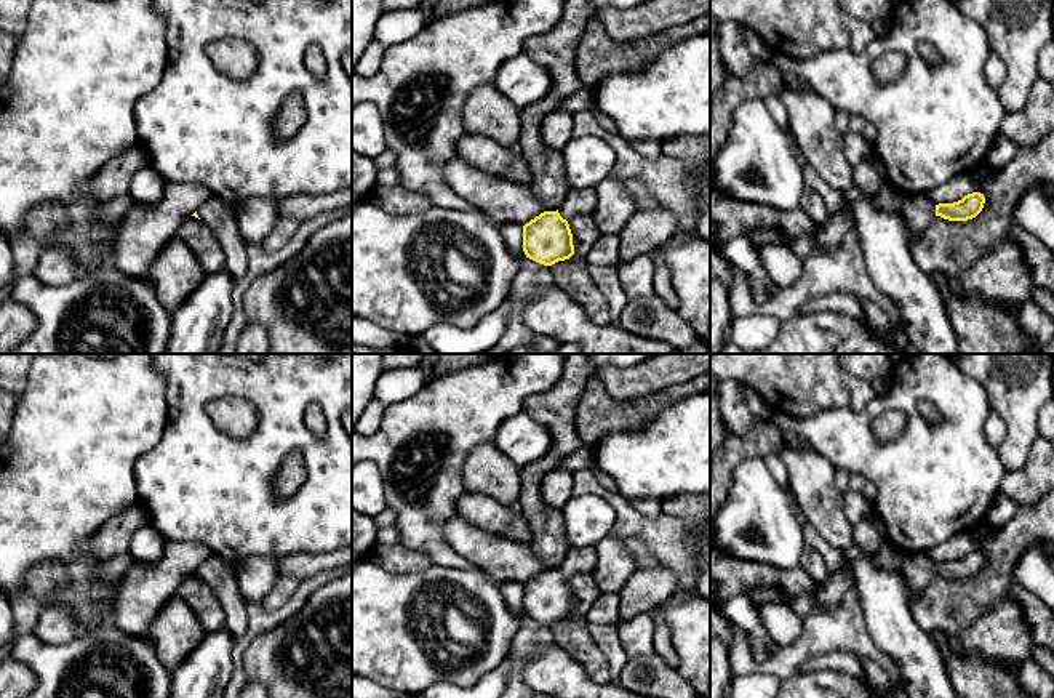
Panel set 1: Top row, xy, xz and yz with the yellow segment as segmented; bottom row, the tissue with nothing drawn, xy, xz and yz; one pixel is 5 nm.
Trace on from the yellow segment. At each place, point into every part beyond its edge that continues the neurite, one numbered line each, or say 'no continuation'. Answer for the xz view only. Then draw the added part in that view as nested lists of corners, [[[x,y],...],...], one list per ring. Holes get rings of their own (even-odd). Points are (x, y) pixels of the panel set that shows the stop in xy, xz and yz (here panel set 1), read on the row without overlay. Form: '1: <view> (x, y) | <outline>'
1: xz (576, 561) | [[[569,548],[563,557],[558,572],[563,578],[569,580],[579,573],[592,575],[597,567],[597,548]]]

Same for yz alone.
1: yz (918, 570) | [[[923,554],[904,556],[902,572],[907,584],[907,596],[915,600],[921,597],[926,586],[936,576],[936,562]]]

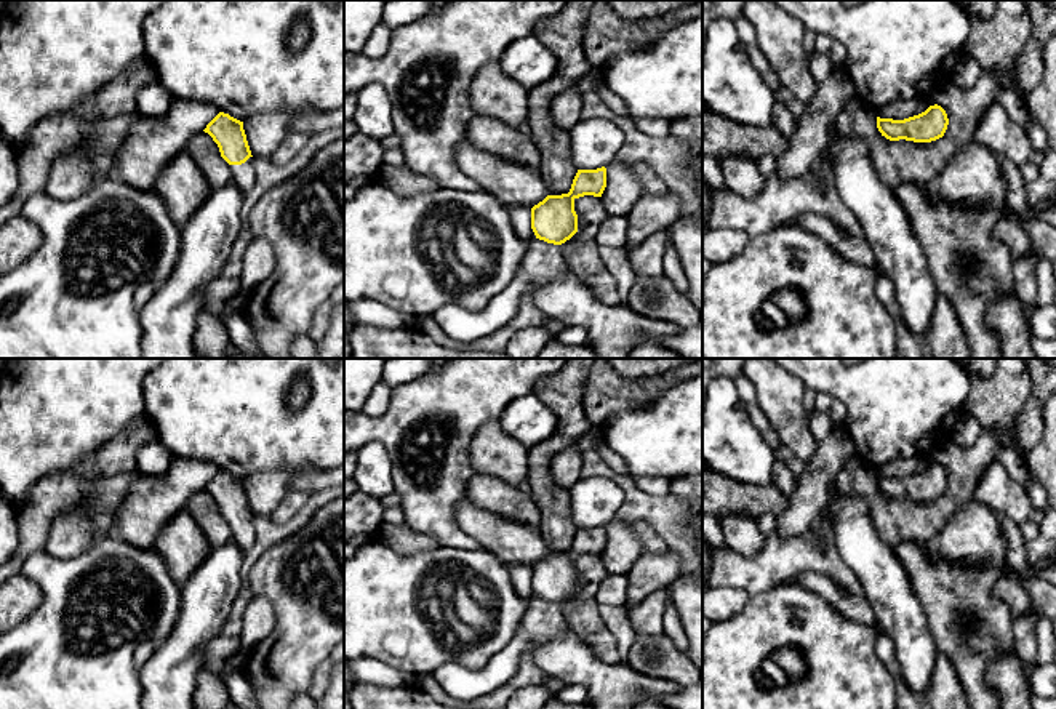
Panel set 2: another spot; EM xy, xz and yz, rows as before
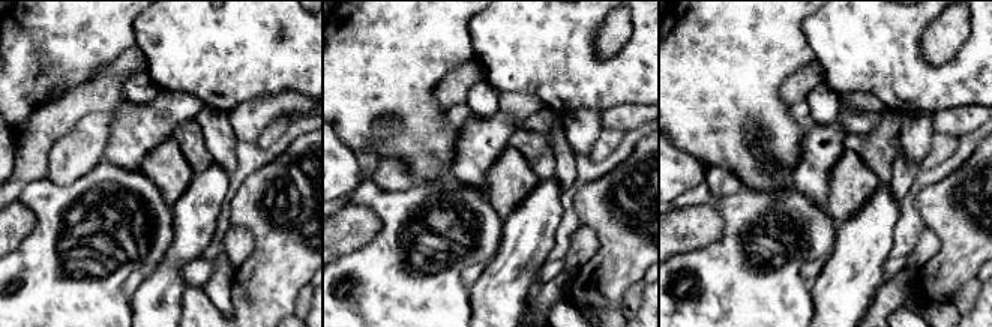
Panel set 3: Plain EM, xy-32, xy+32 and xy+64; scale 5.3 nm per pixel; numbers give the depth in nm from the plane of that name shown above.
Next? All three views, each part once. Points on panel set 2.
1: xy (244, 533) | [[[250,515],[242,523],[229,523],[232,530],[232,539],[238,544],[238,547],[246,552],[256,541],[256,530],[253,523],[253,515]]]

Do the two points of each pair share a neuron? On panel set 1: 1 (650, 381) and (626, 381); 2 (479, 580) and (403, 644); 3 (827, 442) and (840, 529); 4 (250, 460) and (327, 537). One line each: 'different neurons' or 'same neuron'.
1: same neuron
2: same neuron
3: different neurons
4: same neuron

